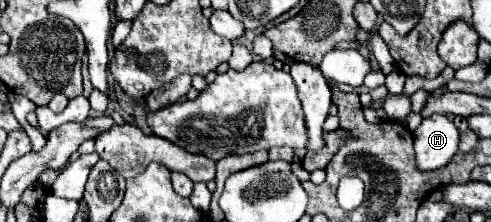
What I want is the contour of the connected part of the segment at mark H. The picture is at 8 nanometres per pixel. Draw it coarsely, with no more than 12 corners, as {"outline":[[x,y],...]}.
{"outline":[[442,113],[414,129],[416,167],[432,171],[458,153],[460,131]]}

